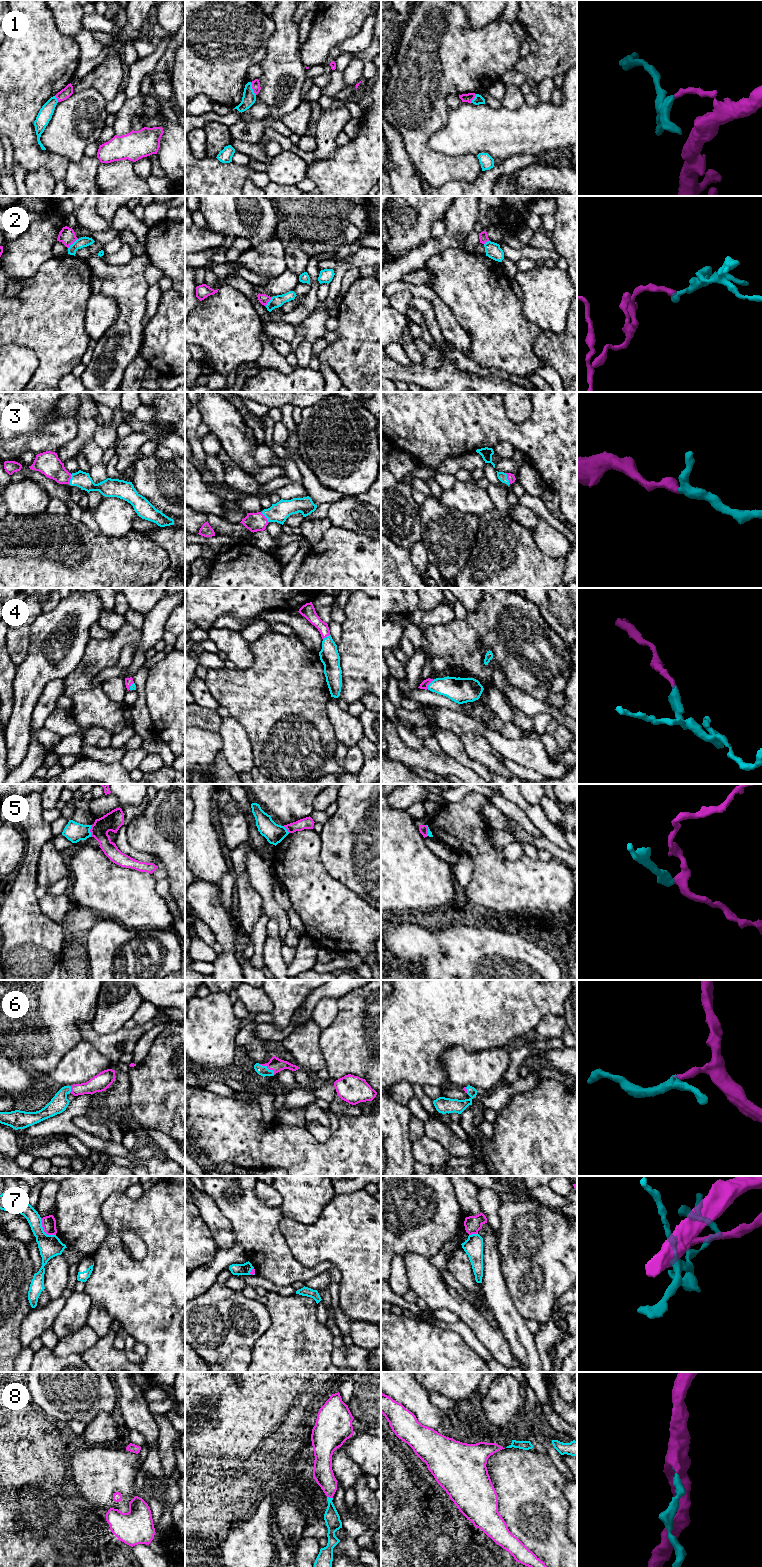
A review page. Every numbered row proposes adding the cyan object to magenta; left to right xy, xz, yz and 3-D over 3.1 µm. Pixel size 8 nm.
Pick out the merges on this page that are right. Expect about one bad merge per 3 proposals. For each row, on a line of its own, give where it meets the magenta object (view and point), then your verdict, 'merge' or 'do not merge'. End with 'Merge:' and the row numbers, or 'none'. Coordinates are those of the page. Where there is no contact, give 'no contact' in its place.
1: meets magenta in xz at (252, 88); do not merge
2: meets magenta in xy at (73, 242); do not merge
3: meets magenta in yz at (507, 478); merge
4: meets magenta in yz at (429, 683); merge
5: meets magenta in xy at (90, 831); do not merge
6: meets magenta in xz at (268, 1068); merge
7: meets magenta in xy at (43, 1229); do not merge
8: meets magenta in xz at (330, 1497); merge
Merge: 3, 4, 6, 8

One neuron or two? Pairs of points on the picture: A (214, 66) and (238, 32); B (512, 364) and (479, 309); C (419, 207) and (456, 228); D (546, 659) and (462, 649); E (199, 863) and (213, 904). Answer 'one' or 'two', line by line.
A: one
B: one
C: two
D: one
E: two

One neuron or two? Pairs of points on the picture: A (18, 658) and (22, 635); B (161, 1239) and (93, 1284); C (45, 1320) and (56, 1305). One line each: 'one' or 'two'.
A: one
B: one
C: one

